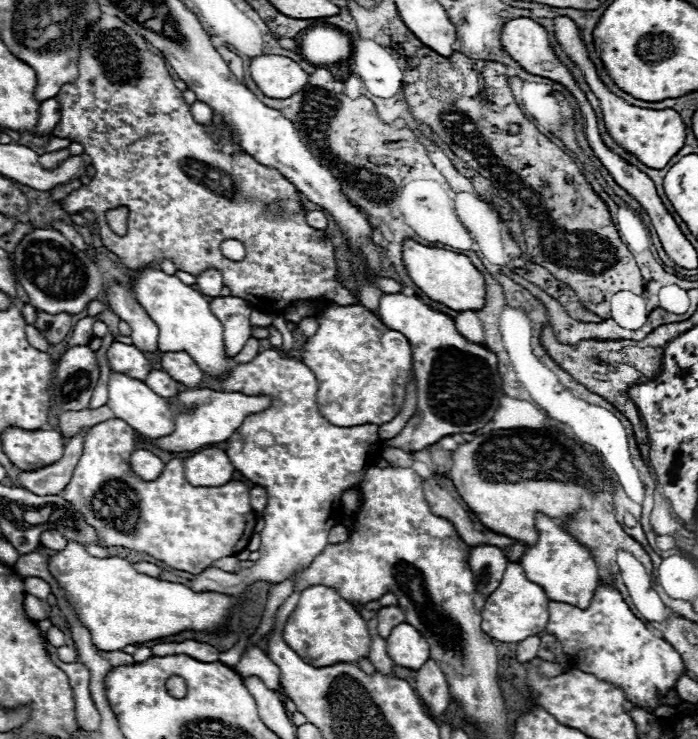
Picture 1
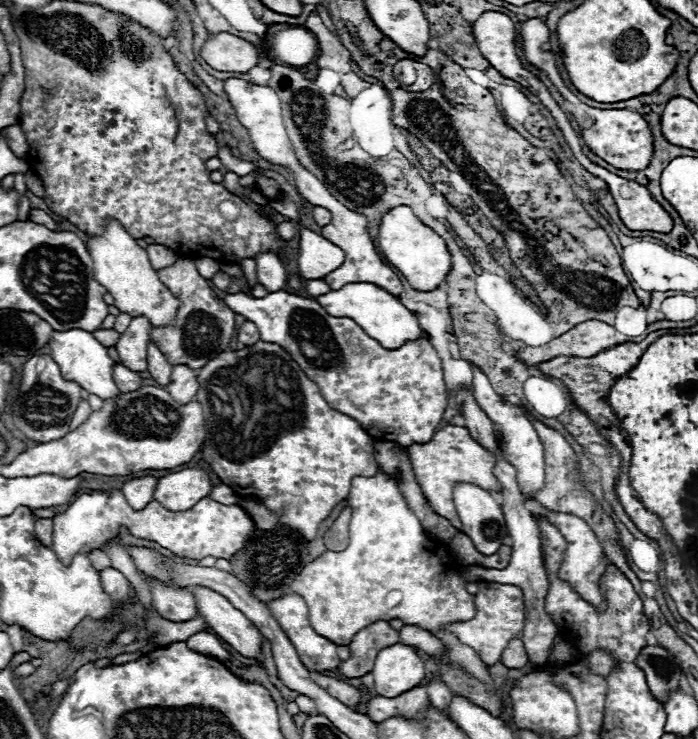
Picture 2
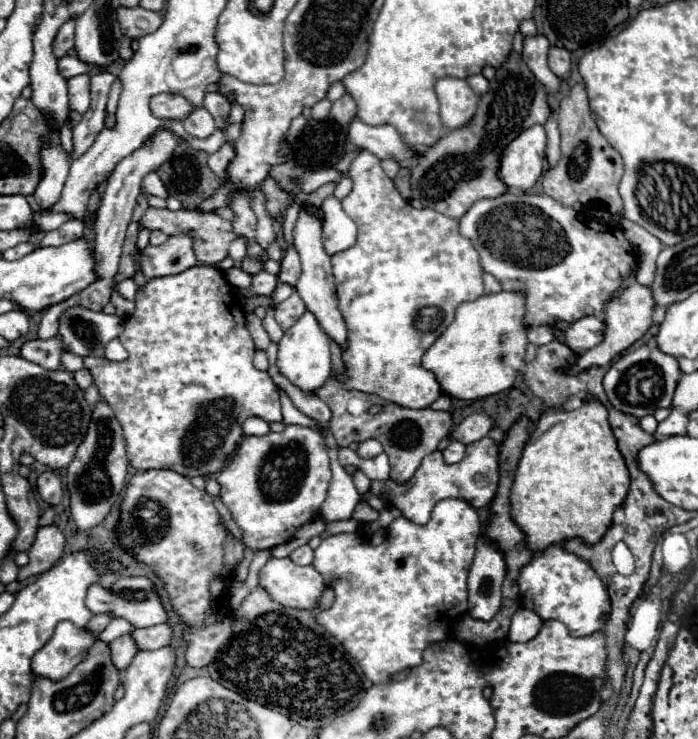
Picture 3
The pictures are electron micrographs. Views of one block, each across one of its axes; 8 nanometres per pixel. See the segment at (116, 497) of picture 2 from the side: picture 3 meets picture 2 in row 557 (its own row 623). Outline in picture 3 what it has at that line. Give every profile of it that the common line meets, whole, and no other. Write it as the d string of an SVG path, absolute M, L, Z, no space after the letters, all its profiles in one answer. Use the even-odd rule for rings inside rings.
M172 470L136 472L124 492L116 526L120 544L138 562L150 566L164 582L172 608L184 624L182 640L186 642L186 664L204 668L232 636L230 616L222 616L210 626L206 624L210 610L218 608L224 600L210 594L210 584L224 574L224 544L228 538L214 498L192 486L186 476ZM68 620L58 622L52 638L32 658L32 672L48 676L50 680L62 680L64 676L68 676L68 672L72 672L76 664L86 658L88 648L94 642L94 632L78 628Z

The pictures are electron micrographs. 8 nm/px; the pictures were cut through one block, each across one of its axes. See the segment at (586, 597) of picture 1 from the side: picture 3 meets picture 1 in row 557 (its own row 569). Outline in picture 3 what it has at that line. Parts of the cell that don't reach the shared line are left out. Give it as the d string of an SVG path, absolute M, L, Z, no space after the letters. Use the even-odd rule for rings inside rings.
M550 546L534 554L528 566L522 568L520 600L524 608L532 608L542 620L560 620L572 636L588 636L606 624L606 588L596 572L578 556L566 552L562 546Z

